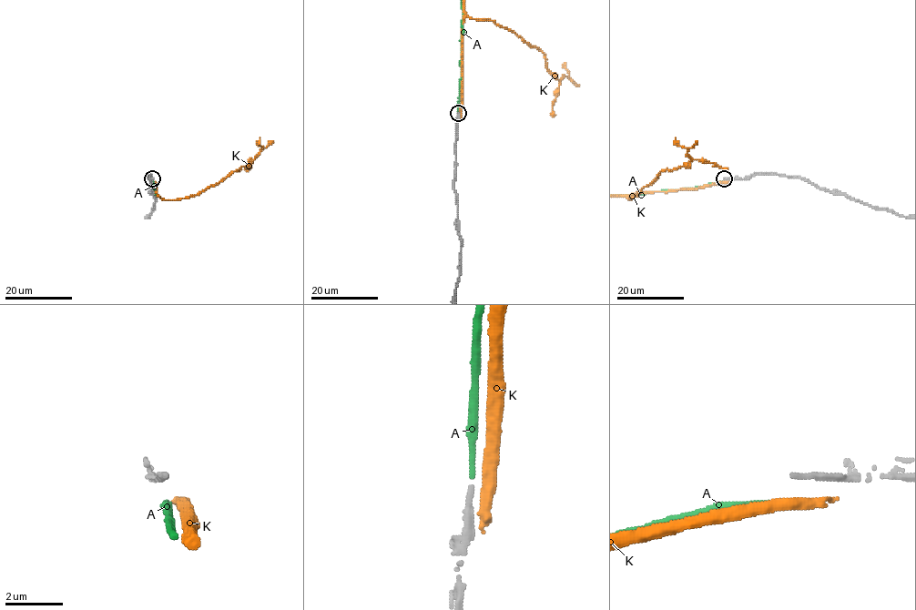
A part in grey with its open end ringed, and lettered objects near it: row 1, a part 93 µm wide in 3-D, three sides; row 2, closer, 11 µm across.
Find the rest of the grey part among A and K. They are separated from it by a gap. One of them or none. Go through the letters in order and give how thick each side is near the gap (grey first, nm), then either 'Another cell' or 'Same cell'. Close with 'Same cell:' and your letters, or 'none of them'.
A: Thickness 190 nm (grey) against 160 nm. Another cell
K: Thickness 190 nm (grey) against 400 nm. Another cell
Same cell: none of them

